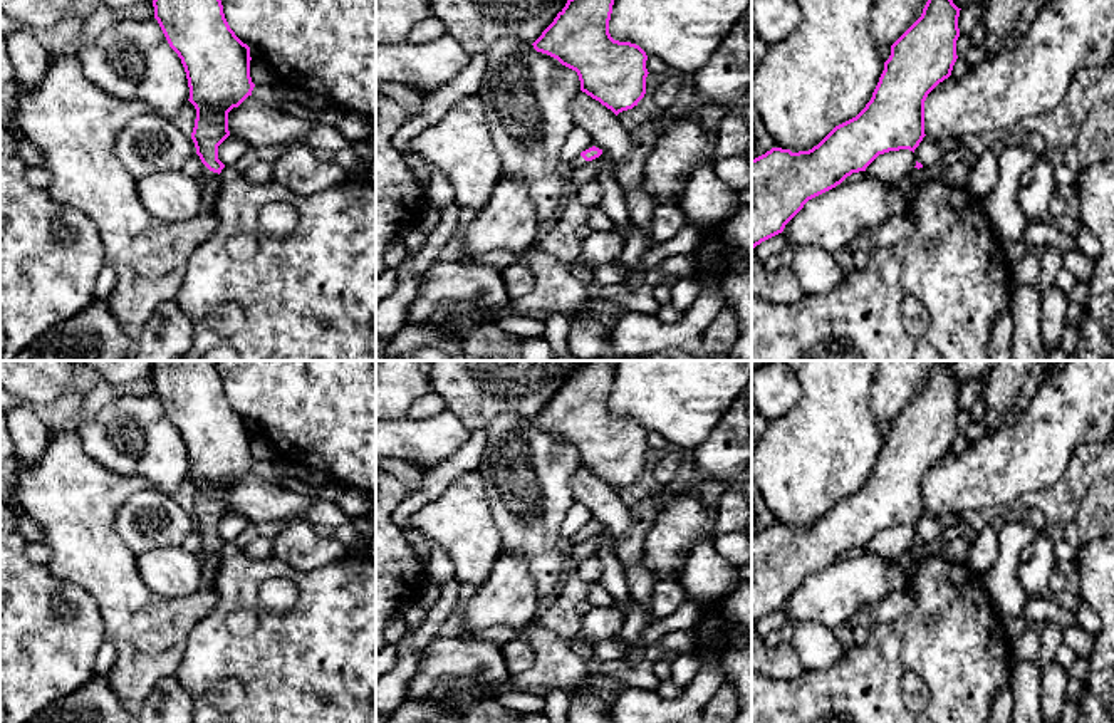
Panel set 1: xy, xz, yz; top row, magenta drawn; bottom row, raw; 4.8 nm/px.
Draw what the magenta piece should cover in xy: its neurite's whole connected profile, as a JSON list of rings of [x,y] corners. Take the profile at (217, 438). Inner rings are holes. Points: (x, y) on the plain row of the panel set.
[[[154,361],[153,382],[154,394],[158,396],[169,423],[181,434],[186,448],[190,463],[188,476],[196,485],[191,515],[195,518],[196,530],[205,540],[203,549],[210,555],[220,555],[220,549],[225,540],[218,535],[218,522],[230,512],[228,488],[252,471],[255,463],[250,453],[250,423],[243,419],[230,404],[215,361]]]

